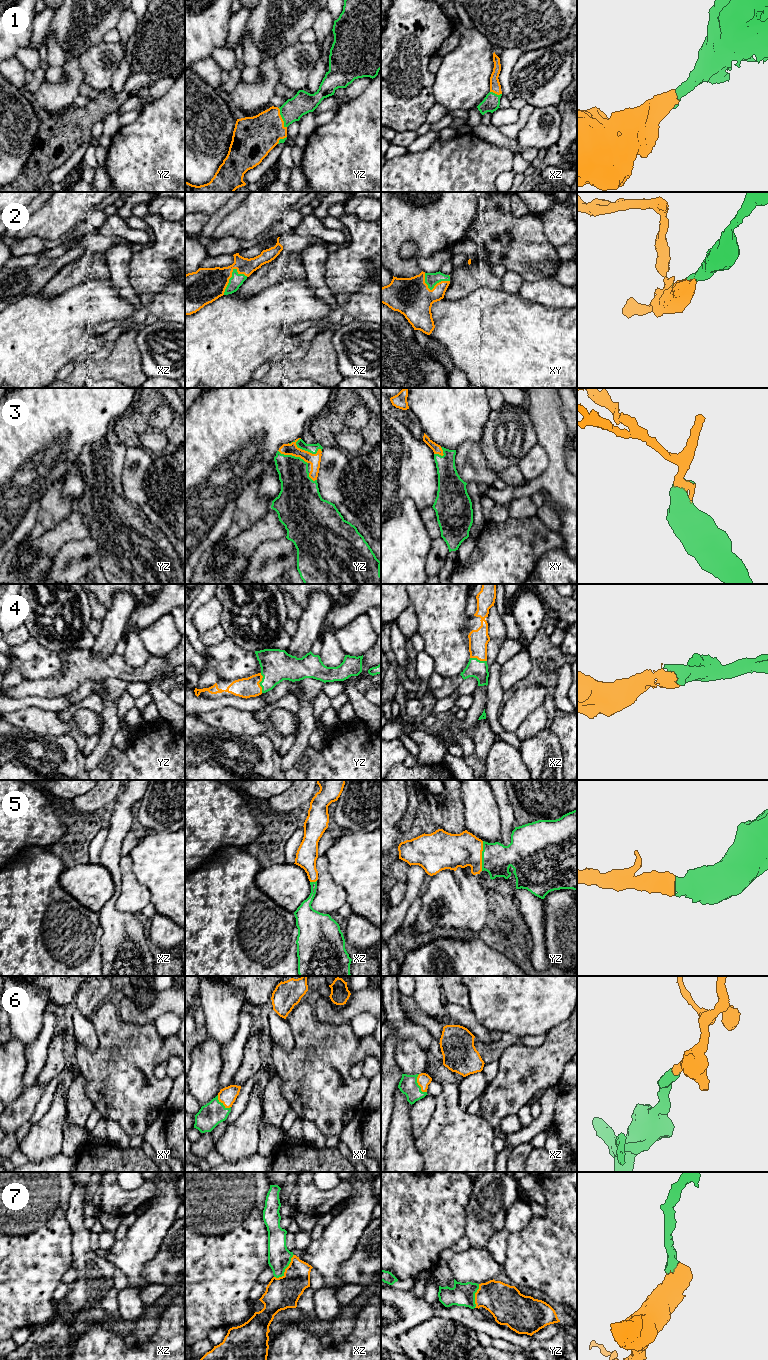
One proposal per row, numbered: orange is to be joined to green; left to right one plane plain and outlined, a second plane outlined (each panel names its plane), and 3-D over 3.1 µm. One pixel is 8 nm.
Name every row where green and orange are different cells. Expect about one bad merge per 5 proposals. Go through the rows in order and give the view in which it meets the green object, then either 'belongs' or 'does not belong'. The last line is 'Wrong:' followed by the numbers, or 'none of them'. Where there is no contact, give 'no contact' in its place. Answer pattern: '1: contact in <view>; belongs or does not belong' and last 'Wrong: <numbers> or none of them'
1: contact in yz; belongs
2: contact in xz; belongs
3: contact in yz; belongs
4: contact in yz; belongs
5: contact in yz; belongs
6: contact in xz; belongs
7: contact in xz; belongs
Wrong: none of them

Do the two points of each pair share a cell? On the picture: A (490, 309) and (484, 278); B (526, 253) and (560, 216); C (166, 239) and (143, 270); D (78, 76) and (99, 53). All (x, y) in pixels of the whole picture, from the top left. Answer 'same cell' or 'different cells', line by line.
A: different cells
B: different cells
C: same cell
D: different cells

